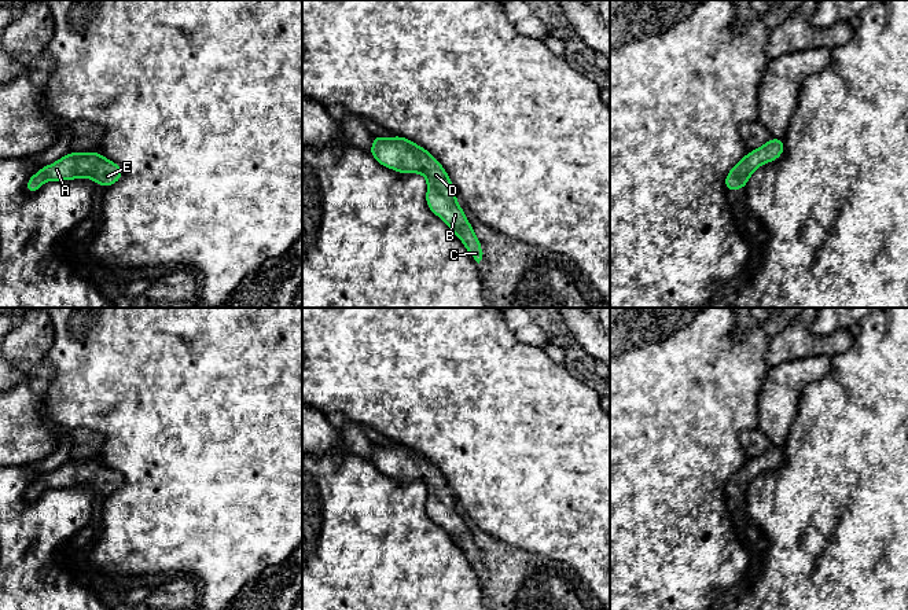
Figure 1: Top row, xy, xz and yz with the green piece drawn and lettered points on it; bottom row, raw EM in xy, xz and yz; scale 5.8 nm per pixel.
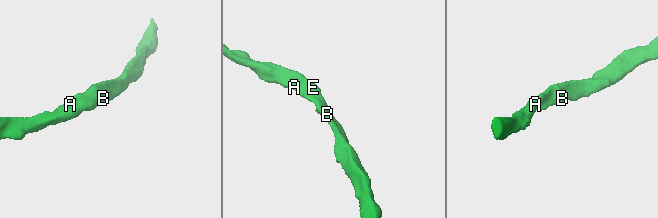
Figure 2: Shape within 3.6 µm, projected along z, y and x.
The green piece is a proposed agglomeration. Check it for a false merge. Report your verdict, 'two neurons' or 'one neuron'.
one neuron

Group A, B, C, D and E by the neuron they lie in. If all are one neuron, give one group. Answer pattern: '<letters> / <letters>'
A B C D E

